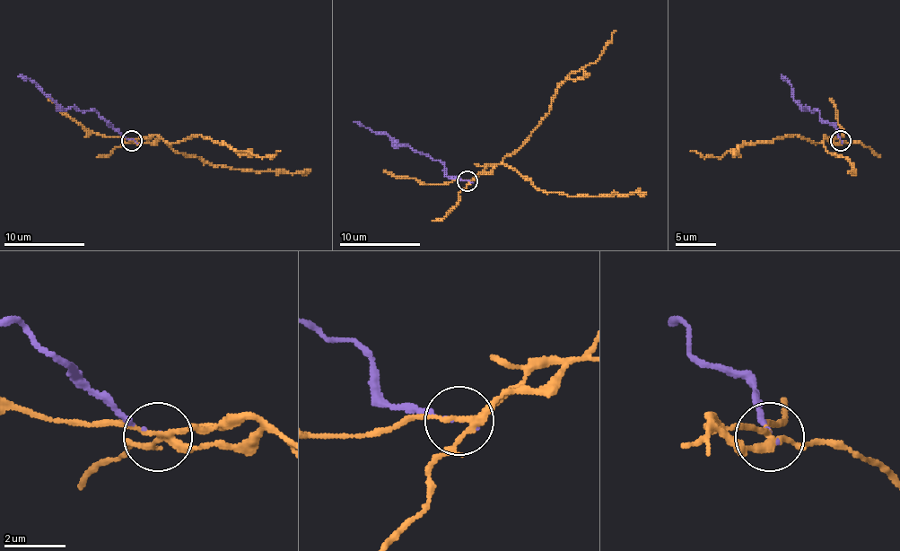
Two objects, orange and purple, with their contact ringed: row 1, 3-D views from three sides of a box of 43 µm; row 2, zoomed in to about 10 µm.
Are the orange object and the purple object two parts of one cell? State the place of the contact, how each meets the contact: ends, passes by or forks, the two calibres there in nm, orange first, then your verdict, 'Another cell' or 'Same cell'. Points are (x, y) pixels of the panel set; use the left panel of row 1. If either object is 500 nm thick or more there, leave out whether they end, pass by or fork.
Place: (131, 140). At the ring orange forks. At the ring purple ends. Thickness 200 nm (orange) against 70 nm. Another cell

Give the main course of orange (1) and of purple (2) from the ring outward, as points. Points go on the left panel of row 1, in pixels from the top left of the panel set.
1: (131, 141), (153, 143), (163, 139), (179, 143), (196, 135), (260, 157), (272, 157), (280, 151)
2: (131, 139), (115, 131), (94, 110), (78, 110), (73, 107), (60, 109), (34, 83), (18, 76)

